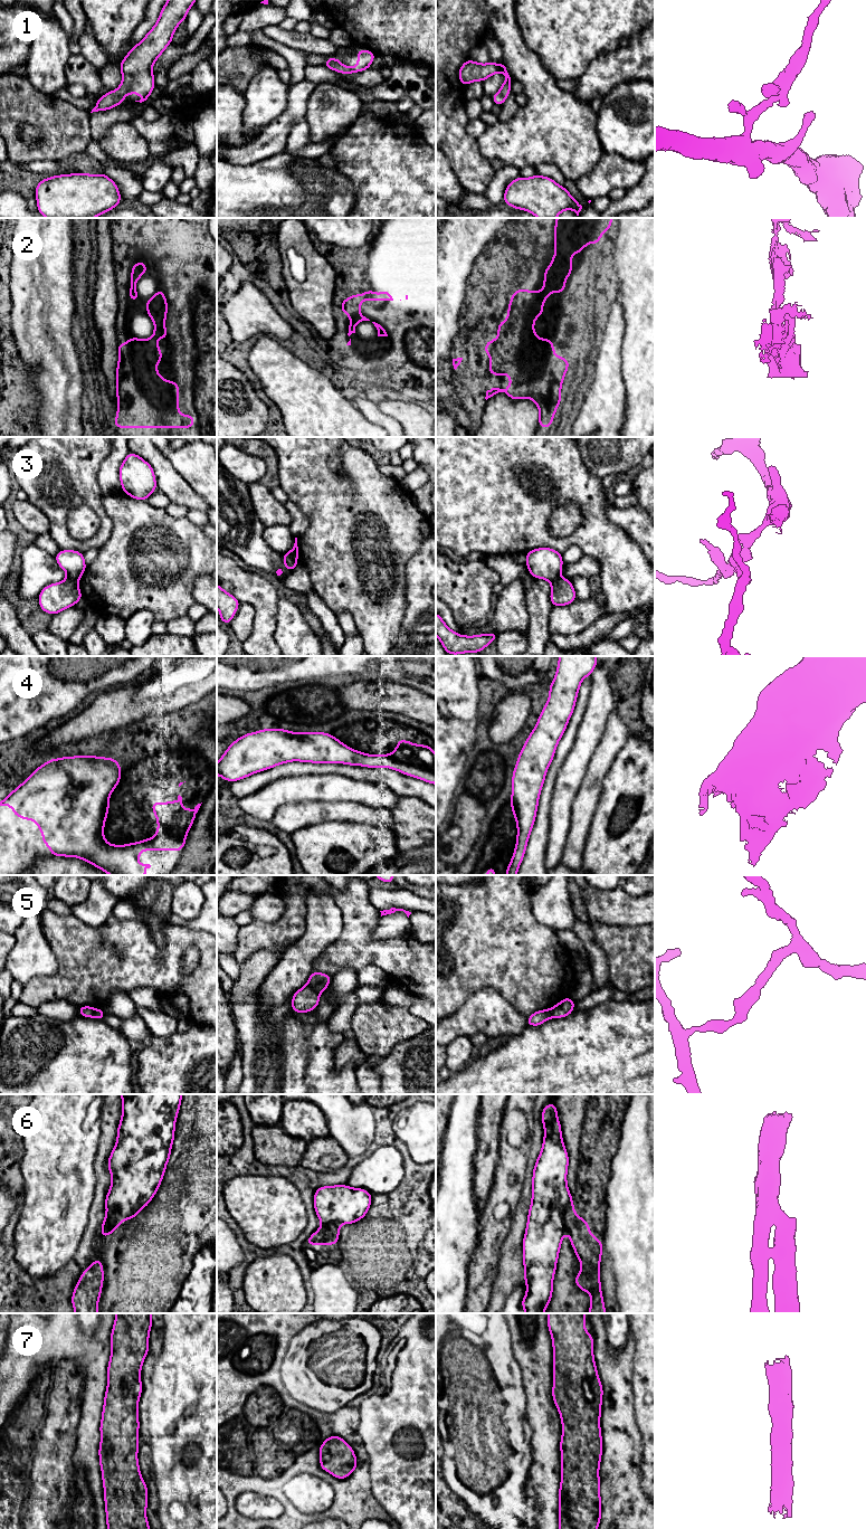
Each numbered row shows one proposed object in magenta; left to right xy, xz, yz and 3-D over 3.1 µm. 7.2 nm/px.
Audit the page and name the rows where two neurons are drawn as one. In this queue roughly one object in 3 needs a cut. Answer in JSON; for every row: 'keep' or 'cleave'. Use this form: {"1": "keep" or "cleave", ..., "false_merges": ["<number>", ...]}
{"1": "keep", "2": "keep", "3": "cleave", "4": "keep", "5": "cleave", "6": "cleave", "7": "keep", "false_merges": ["3", "5", "6"]}

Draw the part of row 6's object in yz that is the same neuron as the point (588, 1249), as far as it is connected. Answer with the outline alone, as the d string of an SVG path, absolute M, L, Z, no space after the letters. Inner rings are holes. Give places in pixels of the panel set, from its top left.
M573 1206L565 1215L565 1223L571 1245L581 1265L574 1283L591 1295L588 1313L606 1313L599 1274L603 1243L591 1234L589 1223L575 1214Z

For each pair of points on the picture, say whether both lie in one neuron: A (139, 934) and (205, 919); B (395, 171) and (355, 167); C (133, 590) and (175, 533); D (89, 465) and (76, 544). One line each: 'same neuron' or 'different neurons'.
A: different neurons
B: same neuron
C: same neuron
D: same neuron

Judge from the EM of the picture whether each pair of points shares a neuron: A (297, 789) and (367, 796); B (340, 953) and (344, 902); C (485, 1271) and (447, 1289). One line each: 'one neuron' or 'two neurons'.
A: one neuron
B: one neuron
C: two neurons

